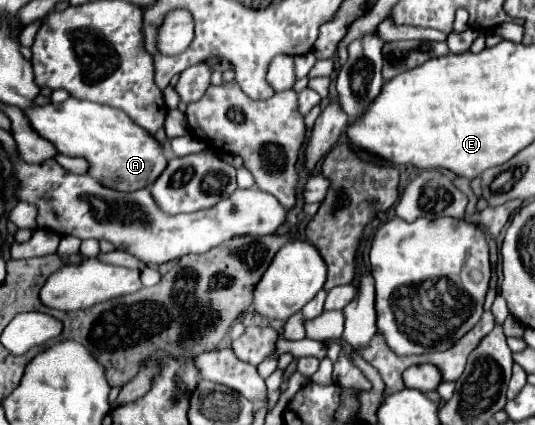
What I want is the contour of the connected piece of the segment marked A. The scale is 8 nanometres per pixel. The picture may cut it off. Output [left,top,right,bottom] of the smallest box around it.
[24,98,166,192]

